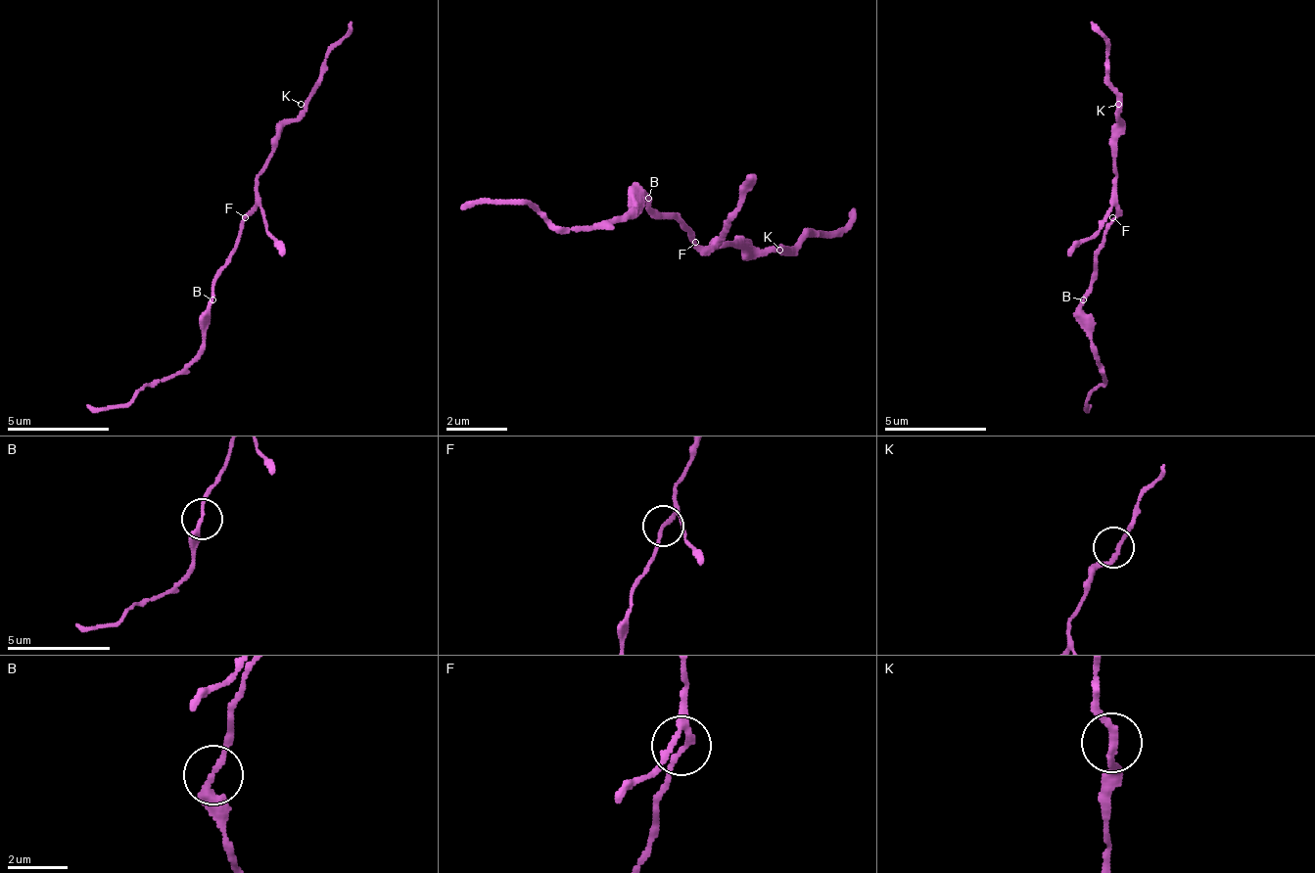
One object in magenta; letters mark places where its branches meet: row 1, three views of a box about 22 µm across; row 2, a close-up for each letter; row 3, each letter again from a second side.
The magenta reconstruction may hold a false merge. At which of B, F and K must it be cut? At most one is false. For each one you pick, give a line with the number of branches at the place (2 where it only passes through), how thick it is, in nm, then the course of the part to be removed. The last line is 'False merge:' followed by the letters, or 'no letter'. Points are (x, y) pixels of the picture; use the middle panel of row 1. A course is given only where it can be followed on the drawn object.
B: Branches: 2. Thickness 220 nm. Course of the part to remove: (650, 196), (589, 226), (559, 226), (513, 204), (460, 211)
False merge: B

